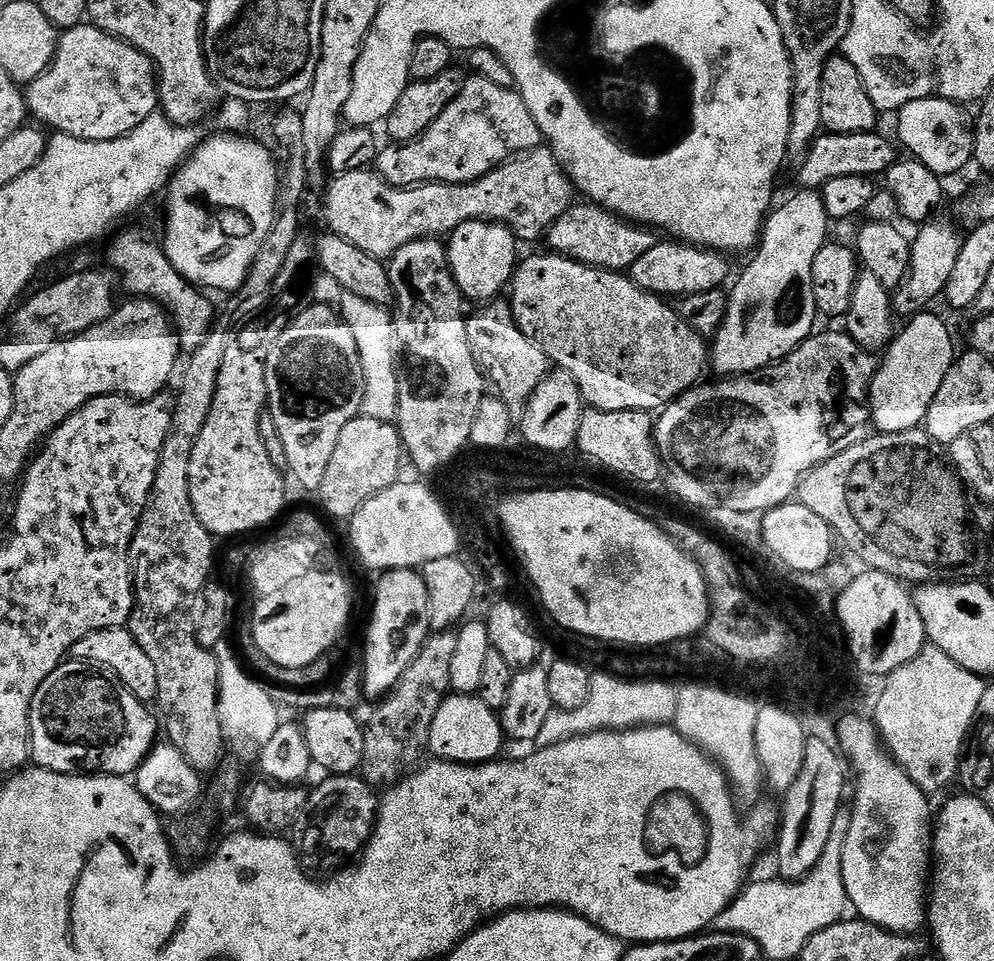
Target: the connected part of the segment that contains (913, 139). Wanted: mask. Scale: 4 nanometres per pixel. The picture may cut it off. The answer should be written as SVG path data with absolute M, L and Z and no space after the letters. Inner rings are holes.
M938 96L915 100L901 108L895 117L895 139L903 151L904 148L908 151L905 153L911 159L923 162L935 176L947 178L962 171L974 160L976 133L970 116L968 120L968 111L967 107L957 104L956 101L942 100Z

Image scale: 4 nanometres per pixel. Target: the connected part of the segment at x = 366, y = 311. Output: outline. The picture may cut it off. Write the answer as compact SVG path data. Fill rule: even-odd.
M341 295L338 311L350 326L354 342L358 342L358 354L362 358L364 375L364 397L360 407L363 415L379 420L395 421L398 414L398 345L396 343L396 322L393 313L383 304L375 304L366 298Z

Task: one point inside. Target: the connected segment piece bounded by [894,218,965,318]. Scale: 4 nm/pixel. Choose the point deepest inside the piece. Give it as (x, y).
(935, 249)

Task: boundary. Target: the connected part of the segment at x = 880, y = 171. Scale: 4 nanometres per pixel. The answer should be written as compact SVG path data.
M879 131L859 132L858 134L842 134L828 132L817 136L800 164L800 184L804 190L819 190L826 182L834 178L850 178L851 176L866 176L869 178L883 177L893 168L898 159L898 148L891 139L879 136Z

